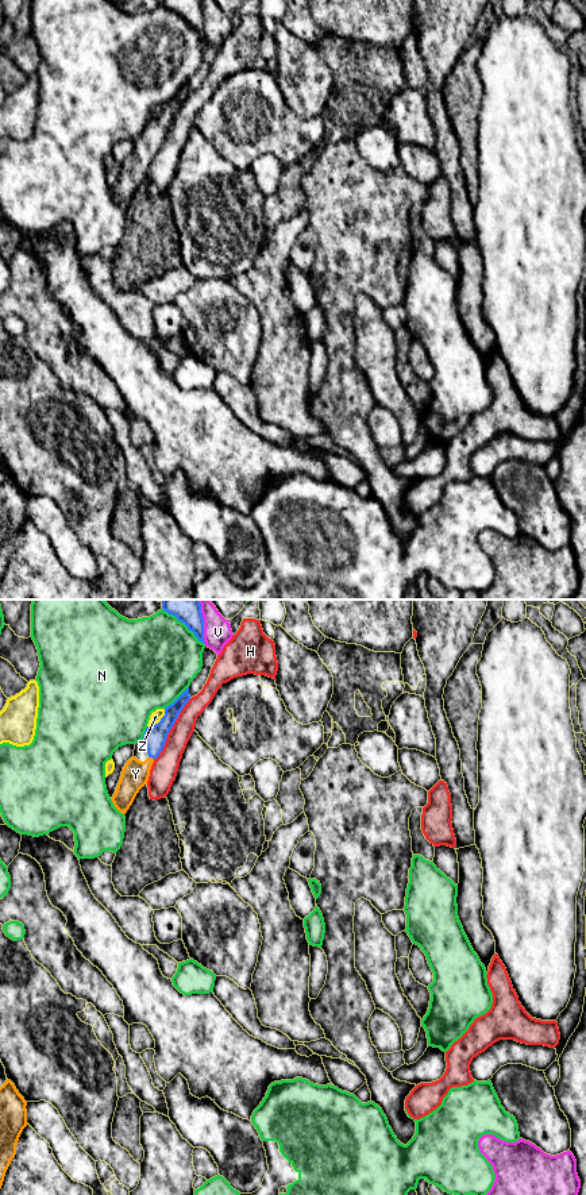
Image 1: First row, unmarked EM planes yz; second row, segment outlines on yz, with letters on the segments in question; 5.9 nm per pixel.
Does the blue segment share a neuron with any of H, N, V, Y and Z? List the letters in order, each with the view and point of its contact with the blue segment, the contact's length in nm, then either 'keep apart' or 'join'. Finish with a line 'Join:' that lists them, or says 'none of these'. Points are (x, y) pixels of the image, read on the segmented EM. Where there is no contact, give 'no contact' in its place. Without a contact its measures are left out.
H: yz (170, 728) | 420 nm | keep apart
N: yz (184, 623) | 340 nm | keep apart
V: yz (203, 621) | 260 nm | keep apart
Y: yz (151, 756) | 40 nm | join
Z: yz (160, 721) | 160 nm | keep apart
Join: Y

